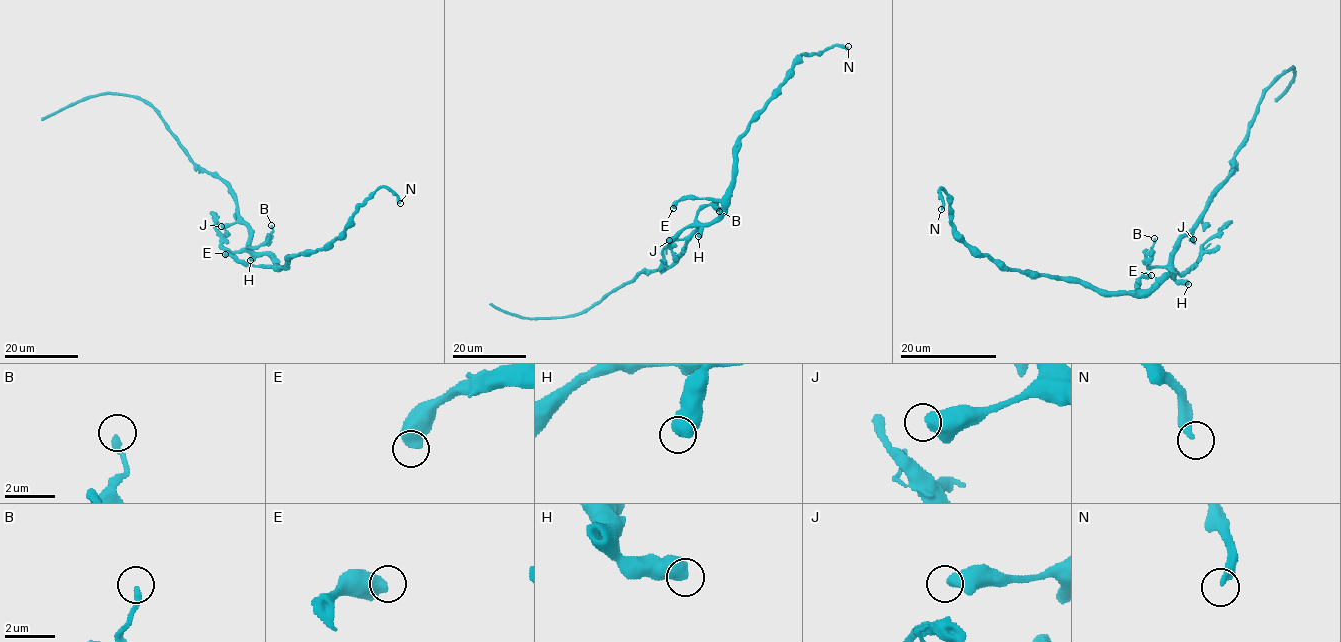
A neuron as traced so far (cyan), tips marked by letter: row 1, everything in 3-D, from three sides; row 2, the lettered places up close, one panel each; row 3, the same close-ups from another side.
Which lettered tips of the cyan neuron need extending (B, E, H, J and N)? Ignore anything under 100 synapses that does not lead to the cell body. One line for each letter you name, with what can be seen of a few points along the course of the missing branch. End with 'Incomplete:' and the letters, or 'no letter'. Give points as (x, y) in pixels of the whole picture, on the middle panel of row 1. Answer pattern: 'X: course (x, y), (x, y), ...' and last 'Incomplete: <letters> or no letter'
Incomplete: no letter

